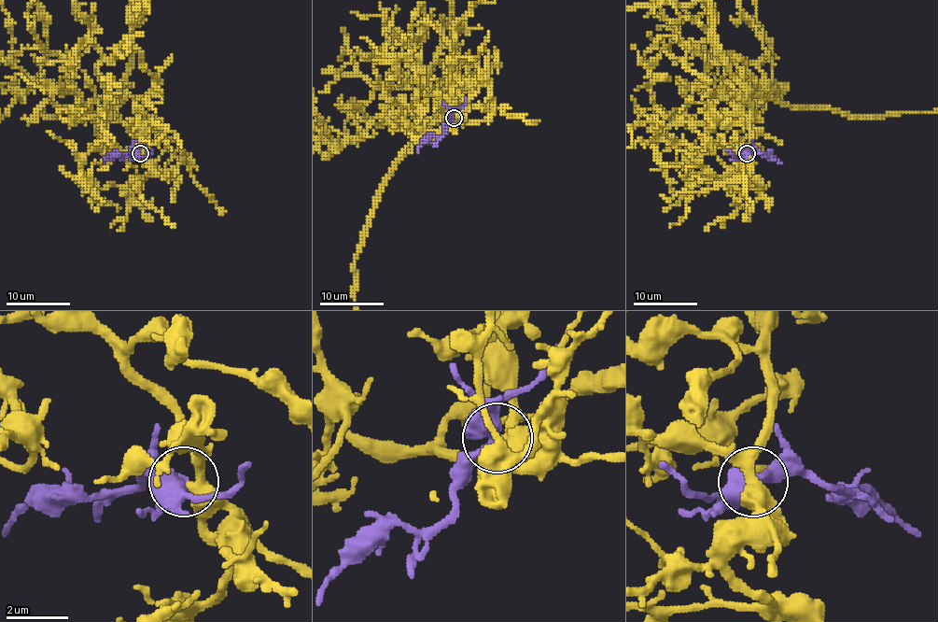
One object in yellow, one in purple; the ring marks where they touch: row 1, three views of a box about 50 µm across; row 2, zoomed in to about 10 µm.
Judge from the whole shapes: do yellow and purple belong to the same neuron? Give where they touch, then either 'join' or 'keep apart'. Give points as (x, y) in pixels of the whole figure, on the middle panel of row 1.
(454, 118) | join

